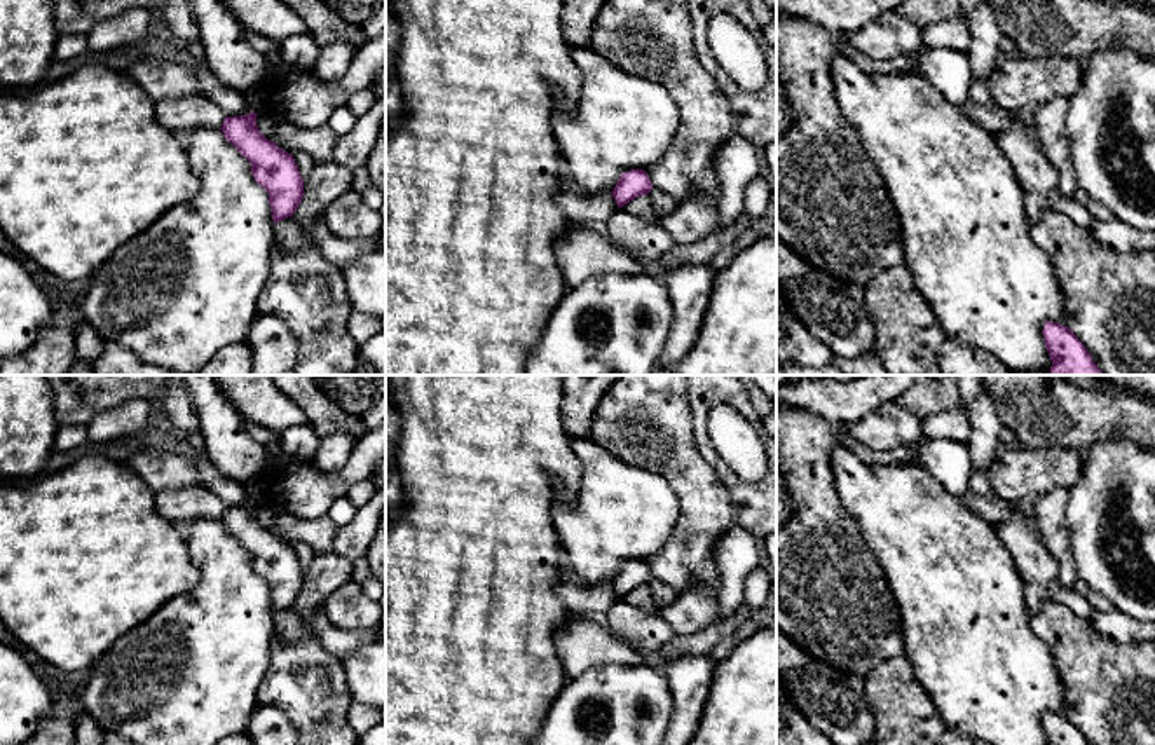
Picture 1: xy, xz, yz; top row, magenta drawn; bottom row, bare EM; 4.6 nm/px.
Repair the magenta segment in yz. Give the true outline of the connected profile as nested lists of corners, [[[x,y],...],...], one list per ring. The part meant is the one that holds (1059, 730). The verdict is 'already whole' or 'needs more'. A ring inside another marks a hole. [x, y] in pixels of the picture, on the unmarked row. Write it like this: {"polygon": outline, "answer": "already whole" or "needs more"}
{"polygon": [[[1047,712],[1042,724],[1049,745],[1089,745],[1085,736],[1068,717]]], "answer": "already whole"}

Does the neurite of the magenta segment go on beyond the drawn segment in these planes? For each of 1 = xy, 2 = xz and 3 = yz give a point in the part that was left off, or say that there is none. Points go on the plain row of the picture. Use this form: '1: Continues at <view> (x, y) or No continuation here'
1: No continuation here
2: No continuation here
3: No continuation here

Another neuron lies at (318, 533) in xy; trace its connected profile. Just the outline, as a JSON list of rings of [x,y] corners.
[[[269,473],[269,499],[267,504],[274,511],[272,532],[288,544],[305,543],[314,551],[330,551],[333,548],[333,537],[338,527],[328,515],[319,518],[300,518],[288,511],[284,504],[284,473]]]

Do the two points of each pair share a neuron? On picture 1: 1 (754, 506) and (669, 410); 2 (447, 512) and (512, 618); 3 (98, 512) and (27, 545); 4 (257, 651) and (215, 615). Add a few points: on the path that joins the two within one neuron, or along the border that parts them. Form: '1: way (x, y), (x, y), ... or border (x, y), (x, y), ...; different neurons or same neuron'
1: border (705, 461), (730, 496); different neurons
2: way (471, 538), (471, 578), (485, 592); same neuron
3: way (81, 529), (65, 545), (44, 545); same neuron
4: way (246, 646), (225, 625); same neuron

